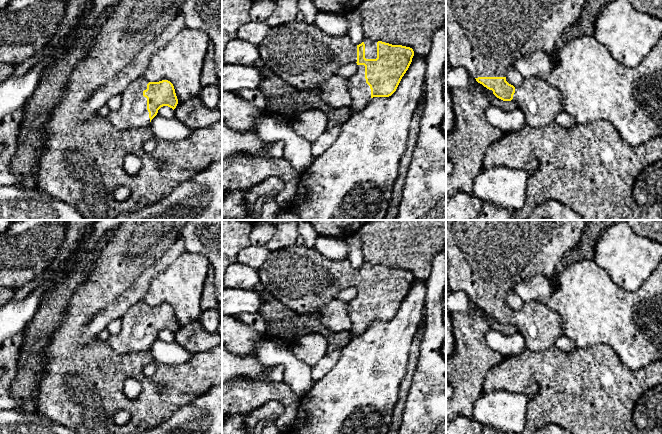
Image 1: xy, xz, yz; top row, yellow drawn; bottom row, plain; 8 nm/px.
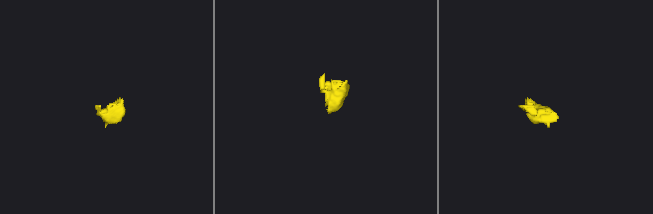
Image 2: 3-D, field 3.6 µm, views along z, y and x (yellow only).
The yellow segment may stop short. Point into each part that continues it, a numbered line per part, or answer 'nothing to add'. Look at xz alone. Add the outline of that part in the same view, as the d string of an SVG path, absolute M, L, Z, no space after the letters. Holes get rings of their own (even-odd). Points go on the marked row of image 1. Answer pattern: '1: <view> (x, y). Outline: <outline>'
1: xz (370, 46). Outline: M364 38L365 44L365 58L376 59L377 58L377 41L373 41L369 38Z
2: xz (360, 91). Outline: M358 65L358 71L349 78L348 86L352 99L350 108L352 112L360 111L371 99L371 89L366 83L364 65Z

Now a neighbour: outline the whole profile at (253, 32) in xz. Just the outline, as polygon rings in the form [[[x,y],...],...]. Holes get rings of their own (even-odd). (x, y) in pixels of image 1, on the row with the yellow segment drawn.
[[[250,21],[243,24],[237,32],[237,38],[258,46],[267,36],[271,27],[266,22]]]

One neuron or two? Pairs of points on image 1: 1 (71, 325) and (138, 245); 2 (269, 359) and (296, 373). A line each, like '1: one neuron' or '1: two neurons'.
1: one neuron
2: one neuron

